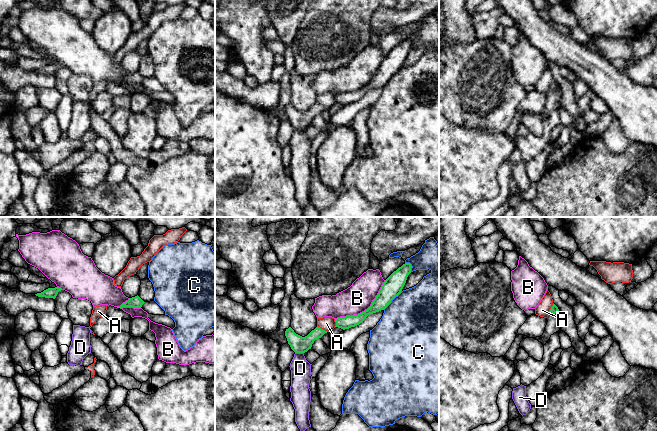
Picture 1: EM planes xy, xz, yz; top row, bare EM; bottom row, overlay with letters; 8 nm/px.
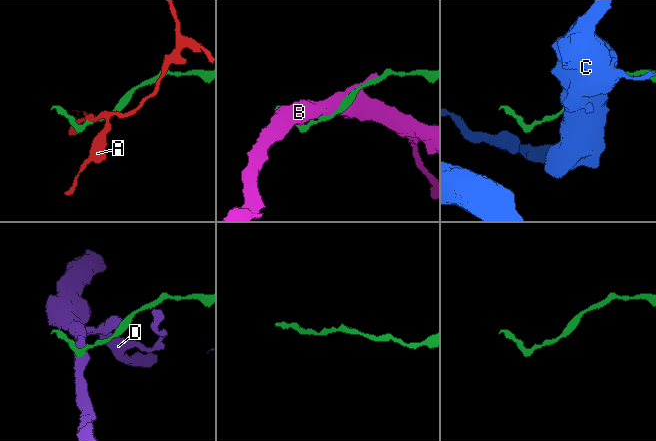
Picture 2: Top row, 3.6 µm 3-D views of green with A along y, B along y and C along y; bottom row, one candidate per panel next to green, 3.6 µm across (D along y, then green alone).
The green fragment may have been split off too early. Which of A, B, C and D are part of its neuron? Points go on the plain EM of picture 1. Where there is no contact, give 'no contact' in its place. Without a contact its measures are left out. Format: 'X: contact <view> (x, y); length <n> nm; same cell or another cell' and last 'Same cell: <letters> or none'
A: contact yz (550, 85); length 100 nm; another cell
B: contact xz (365, 86); length 500 nm; another cell
C: contact xz (392, 75); length 220 nm; another cell
D: contact xz (299, 128); length 70 nm; another cell
Same cell: none

